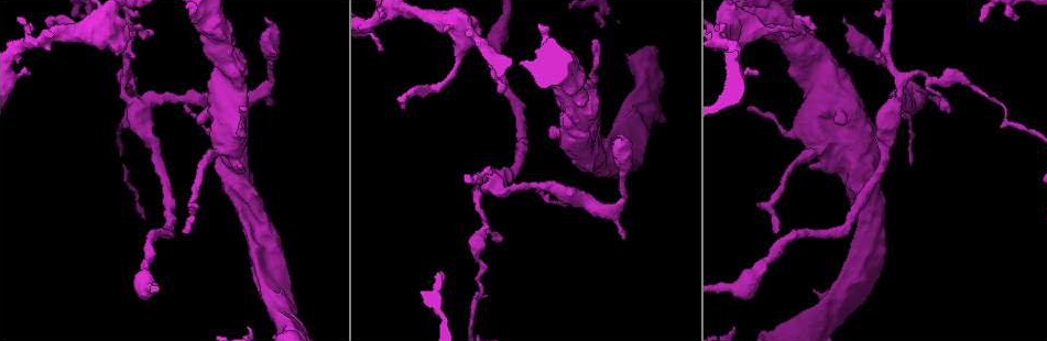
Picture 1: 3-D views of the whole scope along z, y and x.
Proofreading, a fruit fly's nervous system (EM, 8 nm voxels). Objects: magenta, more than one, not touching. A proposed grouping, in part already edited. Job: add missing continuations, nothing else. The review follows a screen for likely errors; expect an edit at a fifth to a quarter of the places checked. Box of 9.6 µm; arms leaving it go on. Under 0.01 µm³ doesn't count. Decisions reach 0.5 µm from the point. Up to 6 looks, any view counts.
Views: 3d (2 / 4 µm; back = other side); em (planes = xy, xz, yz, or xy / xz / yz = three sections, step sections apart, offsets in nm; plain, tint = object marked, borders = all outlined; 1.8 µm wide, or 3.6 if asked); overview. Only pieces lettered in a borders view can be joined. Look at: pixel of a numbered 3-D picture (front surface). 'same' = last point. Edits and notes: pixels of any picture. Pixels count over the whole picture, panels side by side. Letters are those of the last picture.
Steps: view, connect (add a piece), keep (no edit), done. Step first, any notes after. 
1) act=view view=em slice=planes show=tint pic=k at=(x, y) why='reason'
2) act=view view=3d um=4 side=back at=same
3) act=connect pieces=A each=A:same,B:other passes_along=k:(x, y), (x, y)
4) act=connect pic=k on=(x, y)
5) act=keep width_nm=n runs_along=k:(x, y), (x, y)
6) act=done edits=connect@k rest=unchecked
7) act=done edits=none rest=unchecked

act=view view=3d um=4 pic=1 at=(440, 272) why='an open end'

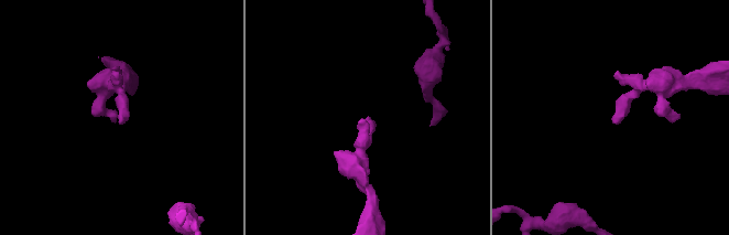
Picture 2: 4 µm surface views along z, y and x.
act=view view=em slice=xz step=16 show=borders pic=2 at=(366, 119) why='now the EM'

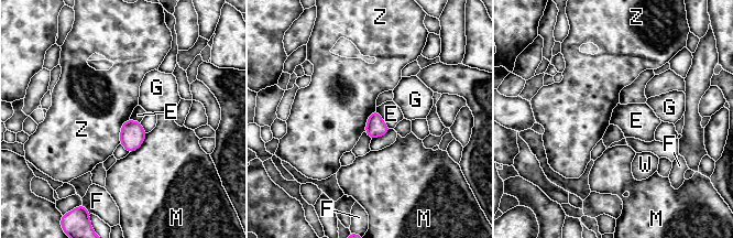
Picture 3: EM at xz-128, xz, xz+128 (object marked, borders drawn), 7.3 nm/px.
act=view view=em slice=planes show=borders at=same

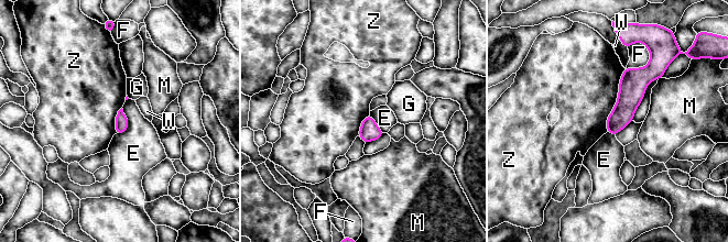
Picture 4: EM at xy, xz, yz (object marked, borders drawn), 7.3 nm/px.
act=keep each=E:other,F:other,G:other,M:other,W:other,Z:other border=4:(625, 68), (606, 131) found='no lettered piece goes on from it'

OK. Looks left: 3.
act=view view=em slice=xz step=8 show=borders pic=1 at=(272, 102) why='an open end'

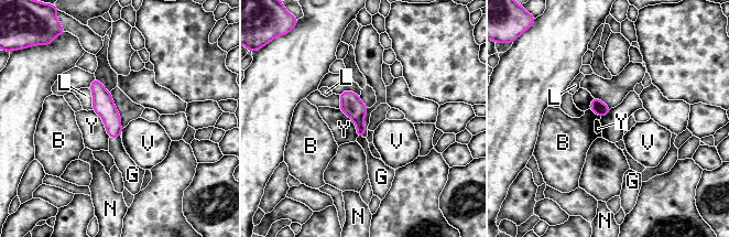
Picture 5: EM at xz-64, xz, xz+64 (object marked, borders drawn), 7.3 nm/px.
act=view view=em slice=planes show=borders at=same

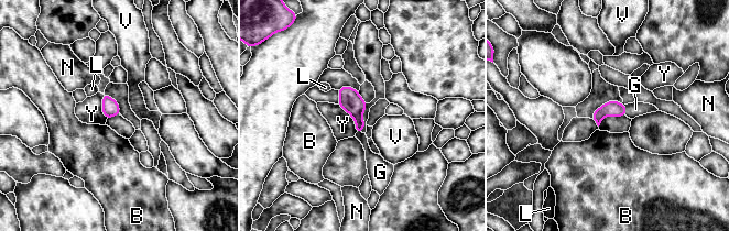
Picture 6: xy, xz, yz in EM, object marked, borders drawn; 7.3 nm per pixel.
act=connect pieces=G width_nm=110 each=B:other,G:same,L:other,N:other,V:other,Y:other found='the neuron continues'

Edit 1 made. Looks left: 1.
act=done edits=connect@6 rest=unchecked

